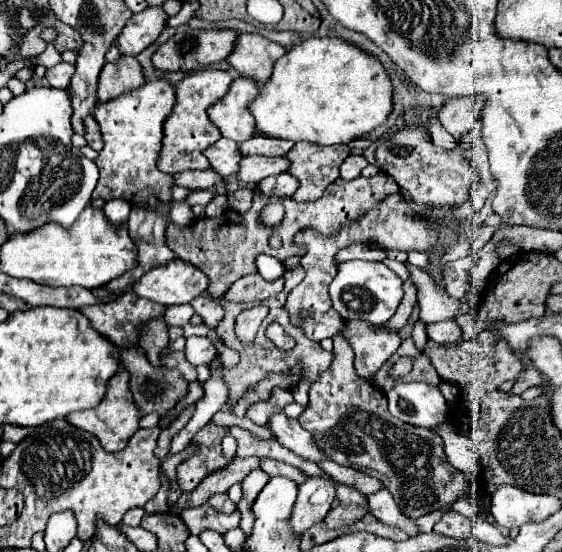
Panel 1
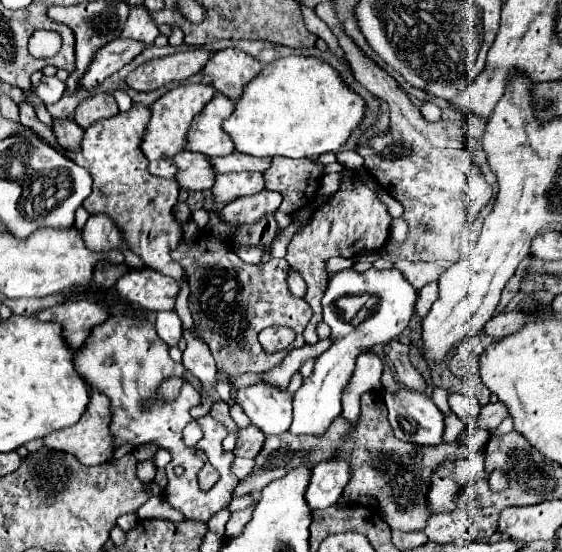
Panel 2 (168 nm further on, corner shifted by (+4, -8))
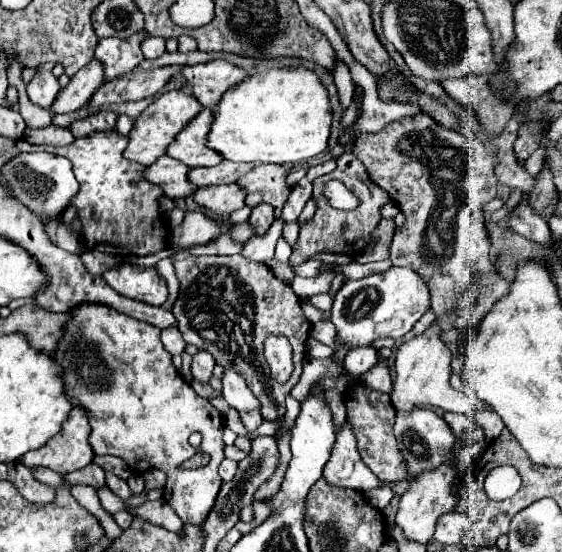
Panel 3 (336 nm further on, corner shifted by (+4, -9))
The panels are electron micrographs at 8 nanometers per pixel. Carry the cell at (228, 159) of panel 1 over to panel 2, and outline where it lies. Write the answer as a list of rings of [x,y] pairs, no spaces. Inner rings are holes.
[[[179,152],[175,156],[179,166],[177,182],[185,190],[209,190],[215,184],[215,172],[211,172],[211,160],[201,152]]]

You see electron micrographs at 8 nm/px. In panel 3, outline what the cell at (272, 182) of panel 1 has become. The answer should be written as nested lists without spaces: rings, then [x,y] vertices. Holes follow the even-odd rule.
[[[259,203],[257,207],[253,207],[253,213],[249,217],[249,225],[253,227],[255,235],[265,235],[267,229],[273,223],[273,207],[267,203]]]

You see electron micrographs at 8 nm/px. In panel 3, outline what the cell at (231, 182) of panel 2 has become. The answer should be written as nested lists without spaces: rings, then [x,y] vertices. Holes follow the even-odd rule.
[[[237,183],[201,187],[199,191],[193,193],[193,201],[199,207],[205,207],[217,215],[229,215],[241,209],[245,205],[243,199],[245,199],[245,191]]]

